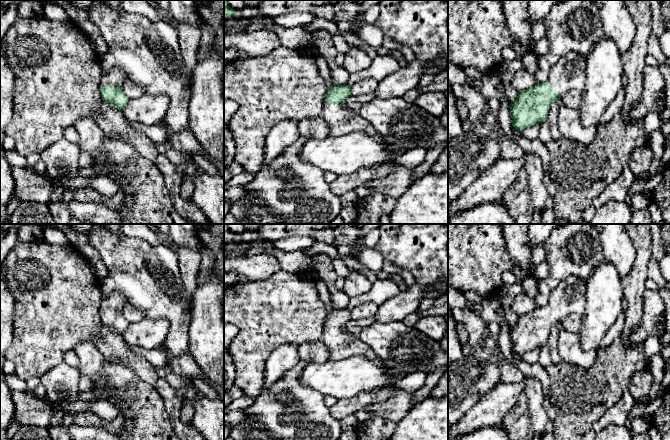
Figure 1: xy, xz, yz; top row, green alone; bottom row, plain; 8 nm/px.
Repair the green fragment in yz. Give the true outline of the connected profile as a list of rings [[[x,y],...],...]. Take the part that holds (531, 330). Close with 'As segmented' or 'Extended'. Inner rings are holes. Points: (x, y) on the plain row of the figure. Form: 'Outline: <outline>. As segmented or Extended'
Outline: [[[576,276],[565,278],[551,291],[550,300],[546,306],[536,307],[527,314],[519,314],[515,326],[509,329],[512,350],[522,356],[536,347],[546,346],[551,328],[571,313],[581,315],[585,310],[585,302],[586,280]]]. Extended

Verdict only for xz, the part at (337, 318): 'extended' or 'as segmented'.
extended

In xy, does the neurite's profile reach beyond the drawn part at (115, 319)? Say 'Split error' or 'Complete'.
Split error

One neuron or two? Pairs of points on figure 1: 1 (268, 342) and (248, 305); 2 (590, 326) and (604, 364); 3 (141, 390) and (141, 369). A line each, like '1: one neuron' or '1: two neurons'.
1: one neuron
2: two neurons
3: two neurons

